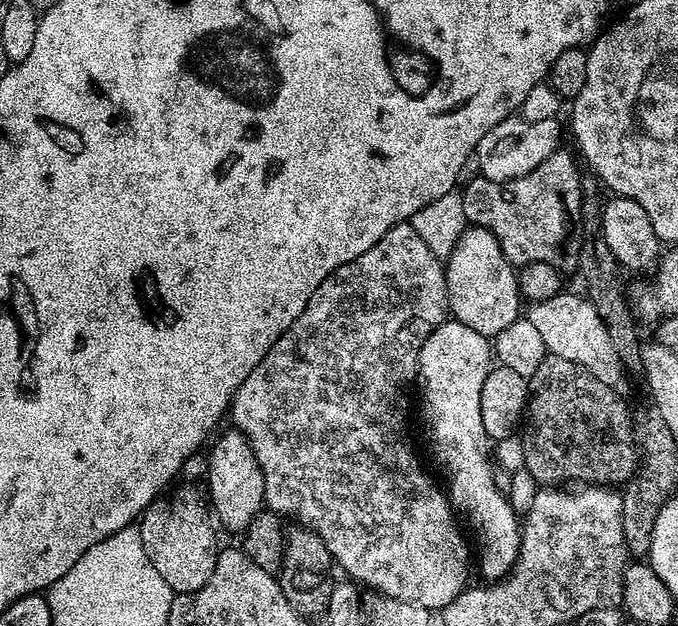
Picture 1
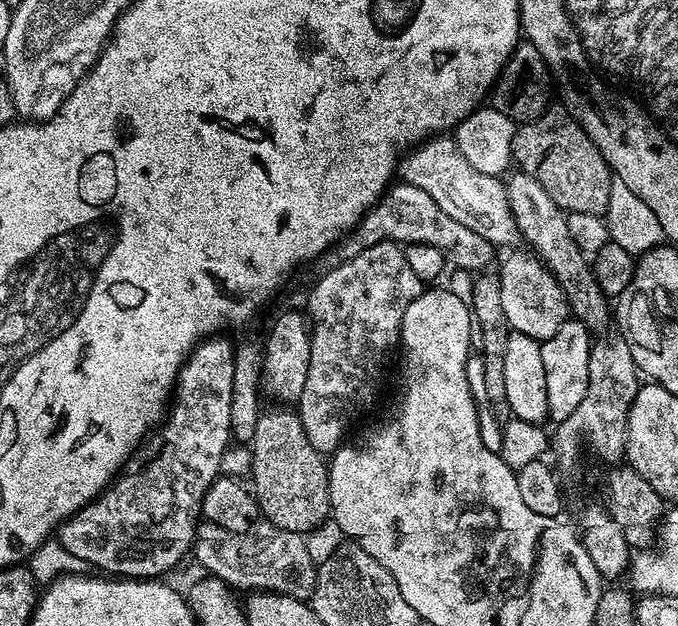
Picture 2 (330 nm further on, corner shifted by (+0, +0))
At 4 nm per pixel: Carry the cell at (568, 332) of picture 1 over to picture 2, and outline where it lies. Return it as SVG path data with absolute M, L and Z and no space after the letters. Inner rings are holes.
M531 251L512 252L498 268L501 282L502 310L508 319L511 331L521 332L541 342L548 340L565 320L569 319L569 309L563 291L547 266Z

